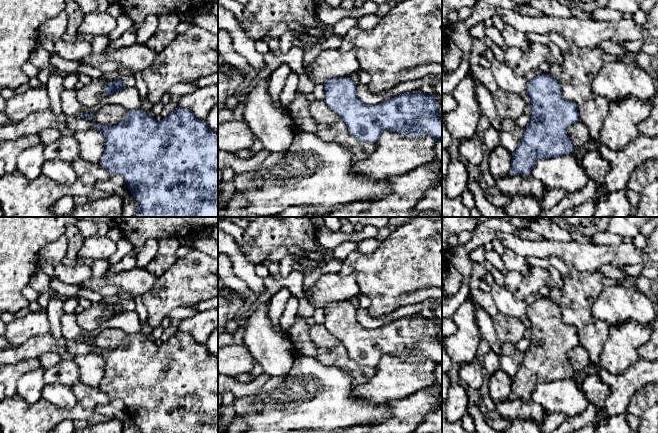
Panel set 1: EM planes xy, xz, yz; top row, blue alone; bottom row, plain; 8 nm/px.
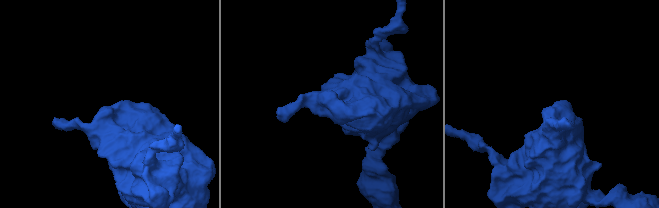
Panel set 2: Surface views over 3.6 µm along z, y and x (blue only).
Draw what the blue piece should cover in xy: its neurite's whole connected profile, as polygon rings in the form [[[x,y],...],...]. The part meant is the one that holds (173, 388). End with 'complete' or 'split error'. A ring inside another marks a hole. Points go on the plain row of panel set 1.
[[[177,332],[160,346],[154,341],[139,333],[128,334],[125,343],[114,350],[103,350],[95,348],[94,353],[101,355],[105,361],[104,375],[100,382],[100,389],[110,399],[121,399],[129,416],[135,421],[139,433],[218,433],[218,356],[213,355],[205,343],[198,343],[194,337],[187,332]]]; complete

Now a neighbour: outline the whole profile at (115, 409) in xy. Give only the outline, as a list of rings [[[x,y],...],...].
[[[110,399],[106,404],[97,404],[94,410],[95,416],[105,419],[118,419],[124,421],[129,416],[124,402],[119,399]]]

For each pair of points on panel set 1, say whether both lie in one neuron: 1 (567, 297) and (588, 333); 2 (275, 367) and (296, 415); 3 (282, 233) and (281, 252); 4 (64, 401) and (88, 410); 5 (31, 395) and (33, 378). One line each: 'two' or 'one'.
1: one
2: two
3: two
4: two
5: one

